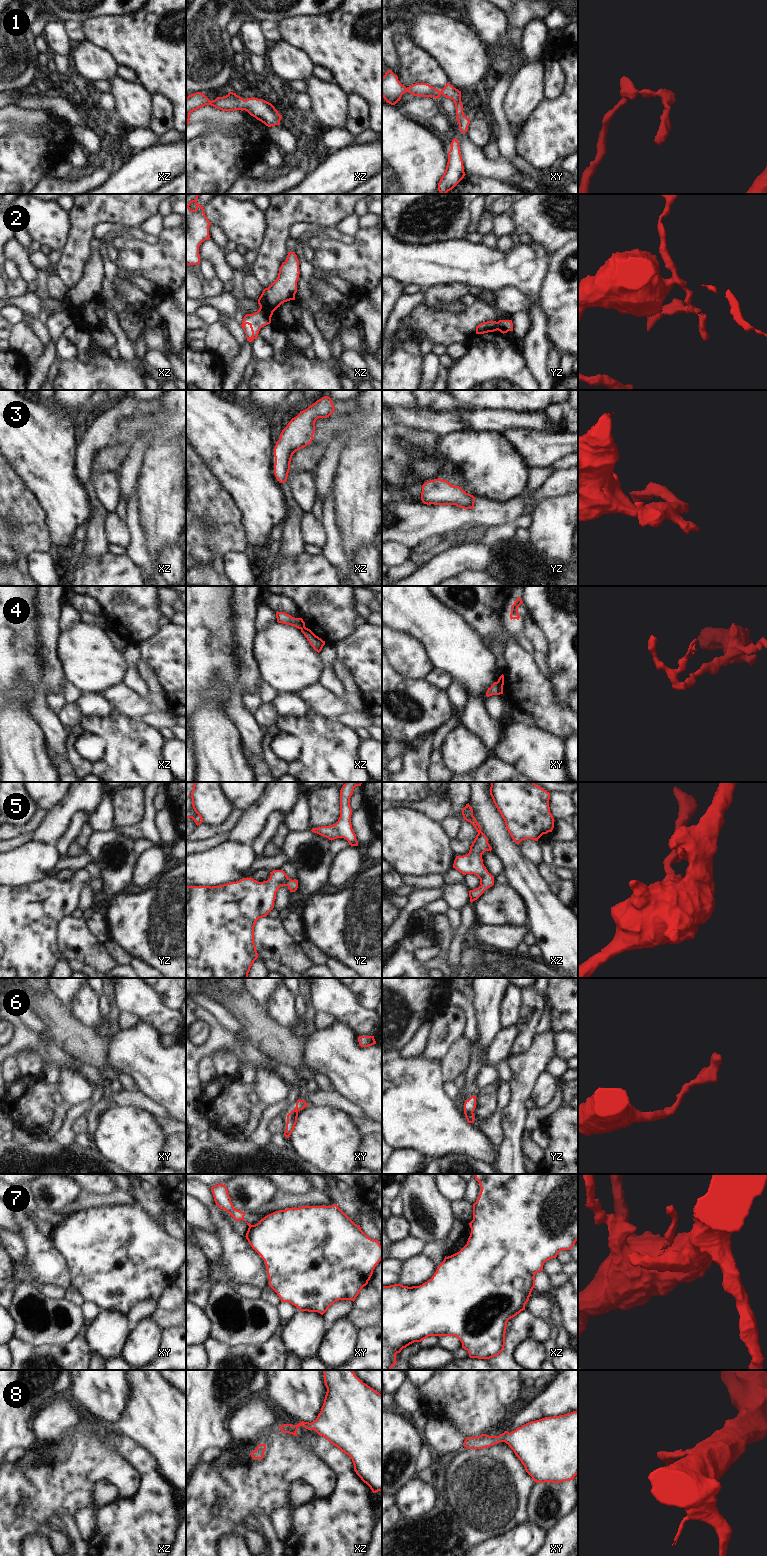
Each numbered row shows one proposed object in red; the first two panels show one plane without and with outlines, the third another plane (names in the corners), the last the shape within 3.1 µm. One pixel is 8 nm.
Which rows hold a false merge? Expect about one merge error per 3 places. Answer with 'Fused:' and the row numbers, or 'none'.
Fused: 2, 4, 7

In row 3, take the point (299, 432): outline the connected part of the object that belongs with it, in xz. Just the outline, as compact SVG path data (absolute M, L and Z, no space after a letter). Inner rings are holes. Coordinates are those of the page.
M324 396L291 419L282 430L274 448L274 474L280 483L287 481L293 454L309 445L315 433L318 418L327 418L335 408L330 397Z

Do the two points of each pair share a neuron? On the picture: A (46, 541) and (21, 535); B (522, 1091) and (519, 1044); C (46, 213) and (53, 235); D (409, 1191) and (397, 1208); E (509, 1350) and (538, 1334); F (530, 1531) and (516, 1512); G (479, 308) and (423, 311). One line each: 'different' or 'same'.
A: same
B: different
C: same
D: different
E: same
F: different
G: same

